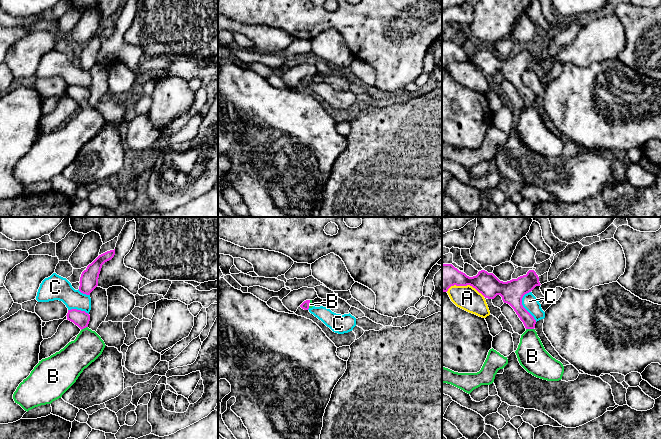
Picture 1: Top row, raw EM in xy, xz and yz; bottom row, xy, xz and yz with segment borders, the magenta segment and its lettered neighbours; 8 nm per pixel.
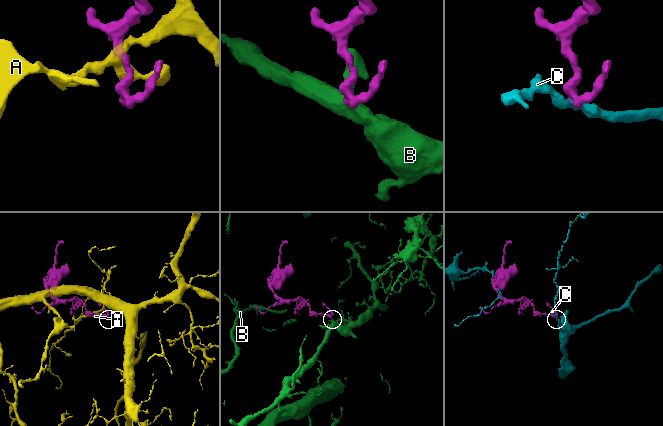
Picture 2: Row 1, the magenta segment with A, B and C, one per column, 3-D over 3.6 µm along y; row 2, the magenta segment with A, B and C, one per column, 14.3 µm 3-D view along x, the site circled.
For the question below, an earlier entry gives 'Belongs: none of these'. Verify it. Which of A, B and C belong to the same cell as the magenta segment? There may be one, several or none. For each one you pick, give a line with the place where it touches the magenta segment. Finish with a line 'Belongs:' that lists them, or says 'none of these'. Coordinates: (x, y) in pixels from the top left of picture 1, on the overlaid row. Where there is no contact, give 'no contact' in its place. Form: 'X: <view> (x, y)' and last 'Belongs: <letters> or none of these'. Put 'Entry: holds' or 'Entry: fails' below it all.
B: yz (530, 328)
Belongs: B
Entry: fails

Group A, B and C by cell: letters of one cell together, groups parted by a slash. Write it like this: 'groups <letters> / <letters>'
groups A / B / C

